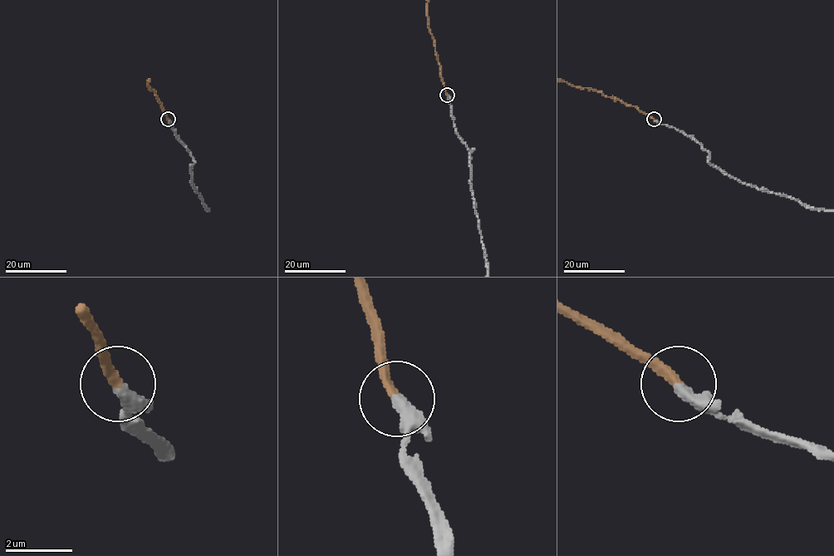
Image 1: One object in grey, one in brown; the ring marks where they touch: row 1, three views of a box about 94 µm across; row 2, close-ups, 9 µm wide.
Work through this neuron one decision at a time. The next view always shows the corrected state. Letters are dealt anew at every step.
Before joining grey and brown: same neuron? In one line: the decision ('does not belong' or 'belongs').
belongs

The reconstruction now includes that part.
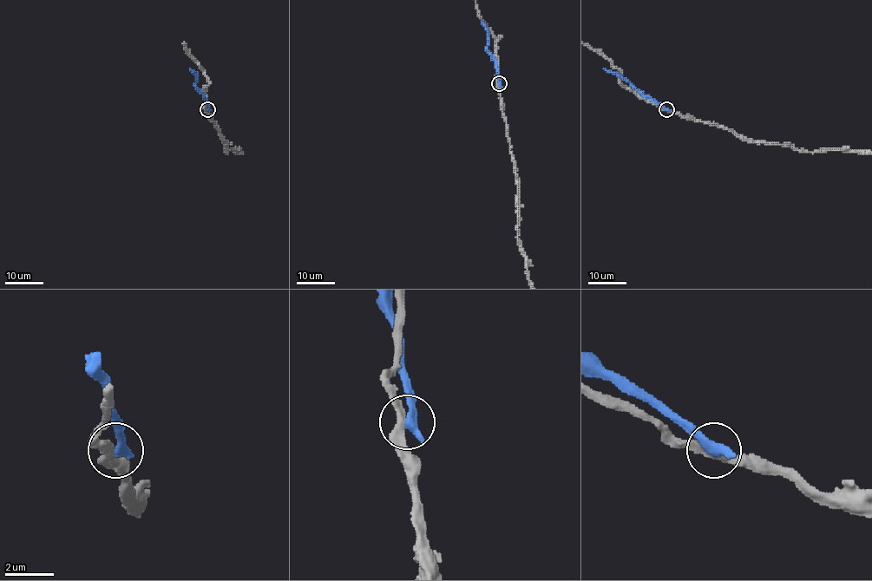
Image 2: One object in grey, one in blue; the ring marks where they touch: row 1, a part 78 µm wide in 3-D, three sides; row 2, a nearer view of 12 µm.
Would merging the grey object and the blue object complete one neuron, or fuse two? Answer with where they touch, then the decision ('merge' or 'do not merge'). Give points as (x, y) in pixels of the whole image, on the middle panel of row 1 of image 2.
place (499, 83); do not merge

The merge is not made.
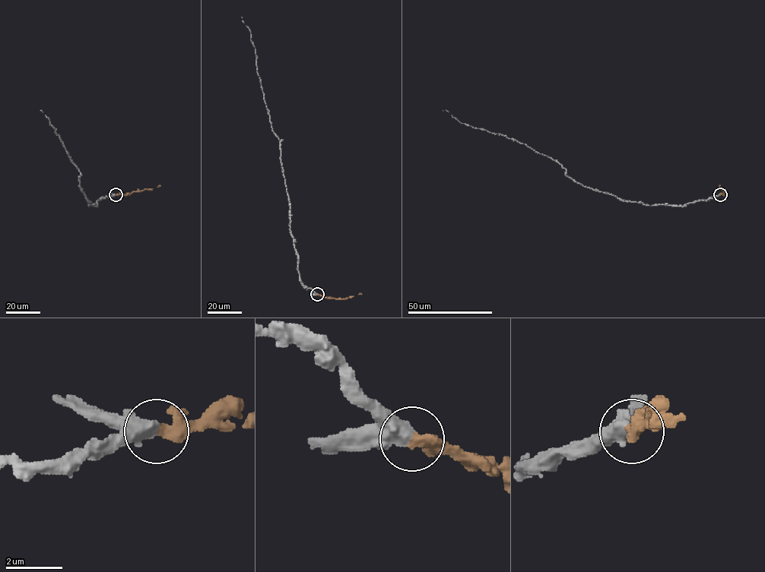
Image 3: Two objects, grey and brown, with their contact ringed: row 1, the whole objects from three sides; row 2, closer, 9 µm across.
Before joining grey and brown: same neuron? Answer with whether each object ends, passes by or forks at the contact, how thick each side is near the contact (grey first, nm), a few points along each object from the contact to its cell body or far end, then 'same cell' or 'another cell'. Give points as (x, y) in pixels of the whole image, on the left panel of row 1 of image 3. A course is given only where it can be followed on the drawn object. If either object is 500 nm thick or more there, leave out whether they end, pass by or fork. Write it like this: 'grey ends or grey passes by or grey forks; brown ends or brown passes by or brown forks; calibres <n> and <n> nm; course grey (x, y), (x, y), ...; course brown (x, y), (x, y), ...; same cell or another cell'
calibres 600 and 460 nm; course grey (115, 194), (103, 197), (96, 205), (89, 205), (79, 186), (80, 172), (49, 119), (40, 111); course brown (115, 194), (152, 189), (160, 184); same cell

